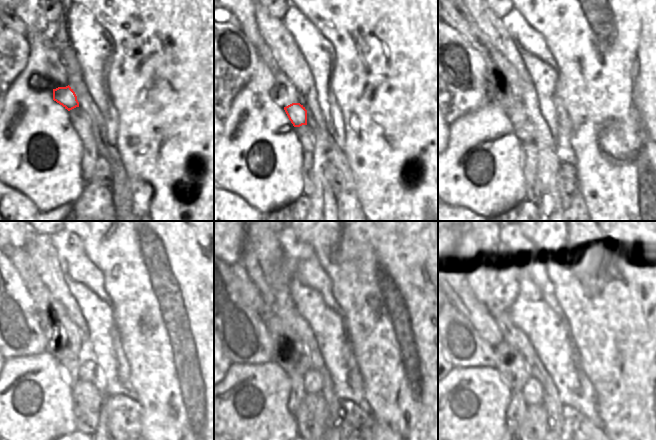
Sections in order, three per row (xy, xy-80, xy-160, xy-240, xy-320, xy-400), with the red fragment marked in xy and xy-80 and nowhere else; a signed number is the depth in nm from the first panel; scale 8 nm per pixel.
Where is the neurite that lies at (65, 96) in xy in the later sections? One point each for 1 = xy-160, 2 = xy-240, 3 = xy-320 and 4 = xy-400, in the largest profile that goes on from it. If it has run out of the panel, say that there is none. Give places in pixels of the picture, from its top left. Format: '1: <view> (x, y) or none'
1: xy-160 (525, 131)
2: xy-240 (90, 371)
3: xy-320 (313, 380)
4: xy-400 (533, 390)

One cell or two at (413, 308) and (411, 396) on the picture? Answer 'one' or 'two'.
one

